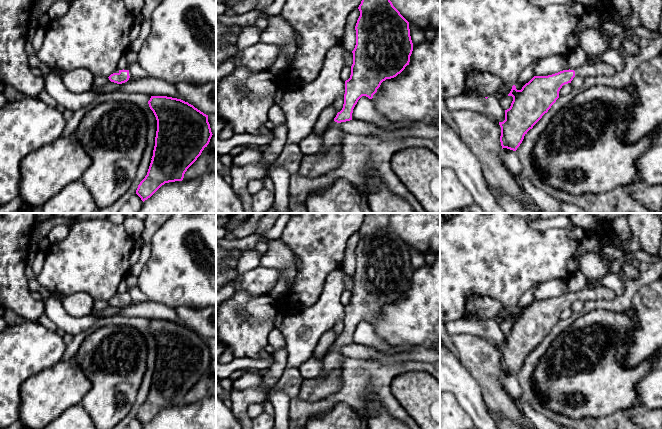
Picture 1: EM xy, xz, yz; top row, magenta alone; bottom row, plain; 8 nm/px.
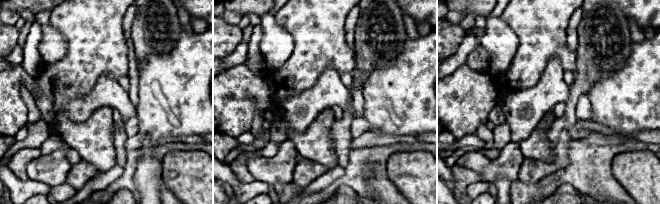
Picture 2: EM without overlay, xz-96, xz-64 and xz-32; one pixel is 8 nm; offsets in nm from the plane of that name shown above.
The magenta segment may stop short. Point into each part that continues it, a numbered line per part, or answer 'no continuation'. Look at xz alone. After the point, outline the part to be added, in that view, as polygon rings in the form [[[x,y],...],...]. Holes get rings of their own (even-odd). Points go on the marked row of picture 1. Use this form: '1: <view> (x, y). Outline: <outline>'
1: xz (314, 165). Outline: [[[332,121],[333,126],[325,130],[323,133],[323,151],[319,154],[304,155],[298,170],[298,173],[306,177],[317,177],[324,173],[334,170],[343,159],[342,143],[344,137],[347,135],[341,128],[340,123]]]

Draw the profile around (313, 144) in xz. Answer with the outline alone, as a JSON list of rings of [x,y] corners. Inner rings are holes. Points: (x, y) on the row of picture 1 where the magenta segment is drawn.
[[[312,131],[308,137],[298,143],[298,146],[303,155],[319,154],[323,151],[323,136],[317,135]]]

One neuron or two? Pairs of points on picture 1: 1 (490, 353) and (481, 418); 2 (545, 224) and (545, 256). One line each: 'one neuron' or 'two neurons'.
1: two neurons
2: two neurons

